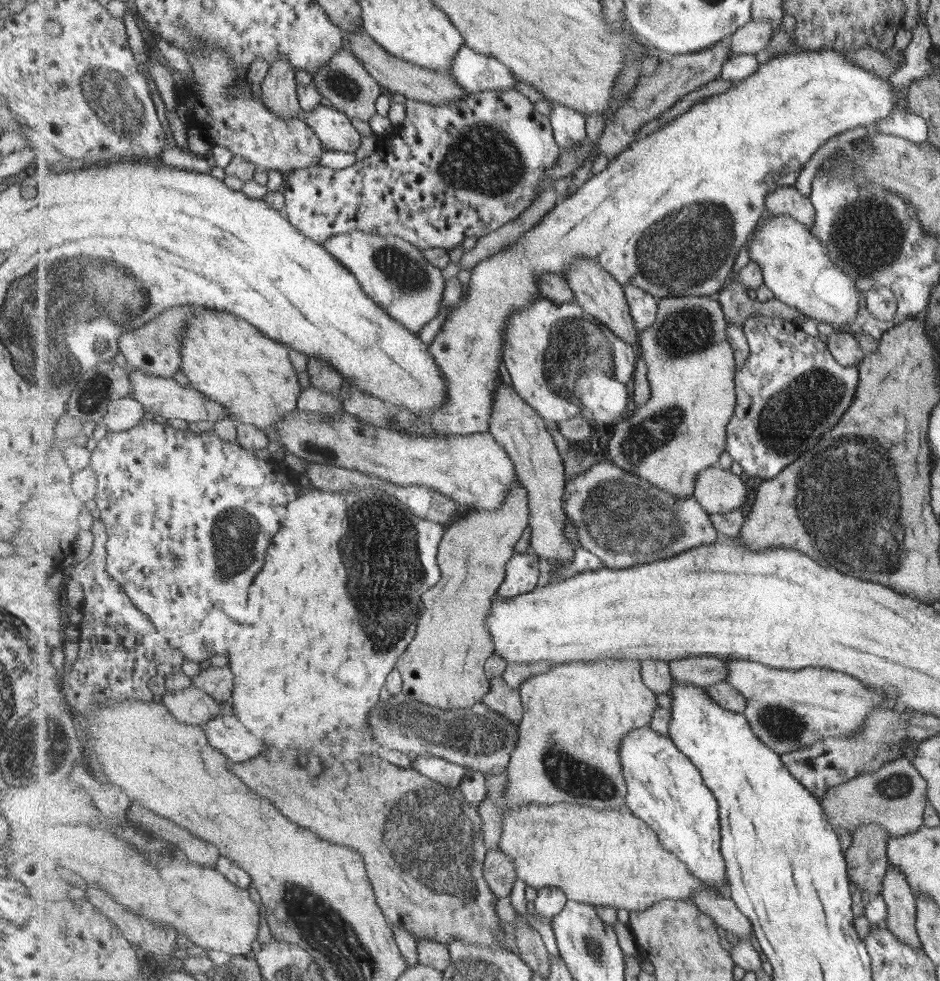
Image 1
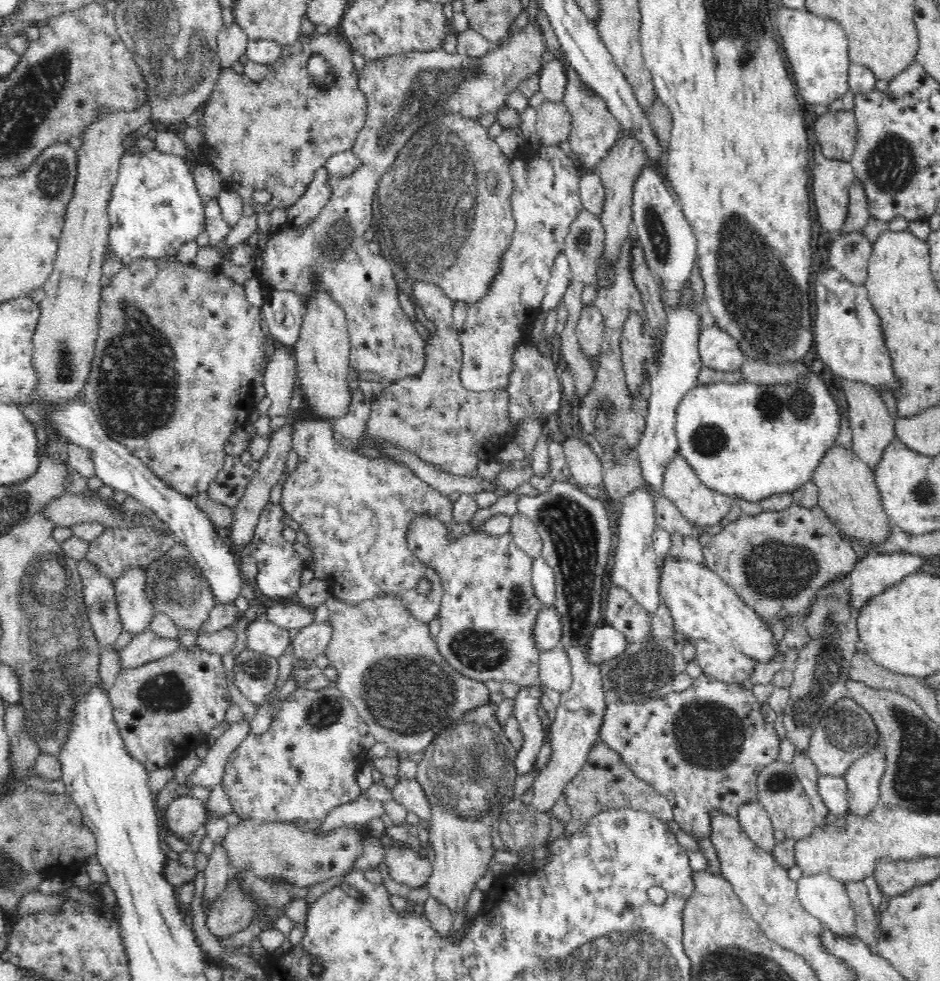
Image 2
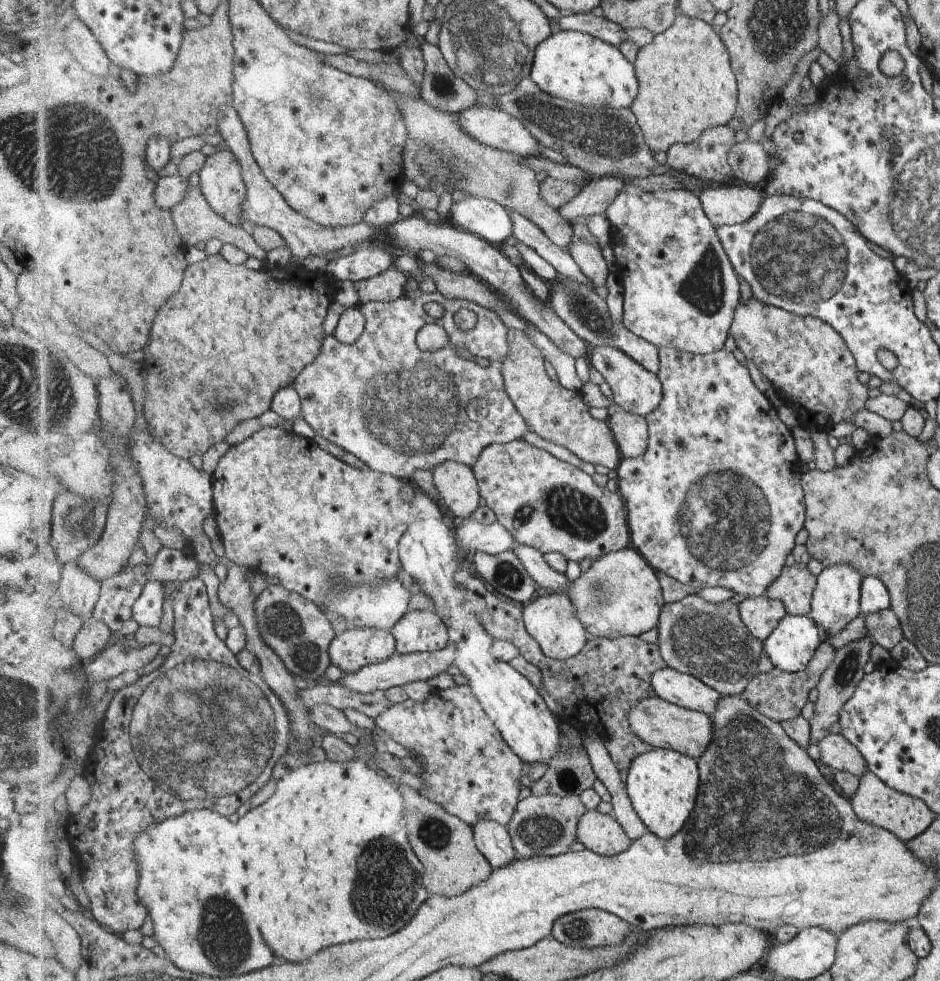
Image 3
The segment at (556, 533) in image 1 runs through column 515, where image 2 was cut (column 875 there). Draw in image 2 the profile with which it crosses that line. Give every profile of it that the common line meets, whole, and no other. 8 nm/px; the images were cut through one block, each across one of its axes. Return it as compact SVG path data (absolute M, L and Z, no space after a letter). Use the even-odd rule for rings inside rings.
M836 377L839 377L850 407L848 408L849 428L852 432L850 448L860 461L868 464L868 467L874 470L877 463L880 463L885 446L888 446L888 442L896 438L894 418L890 417L890 412L888 412L888 408L880 396L881 392L876 391L874 386L867 382L858 382L852 378Z

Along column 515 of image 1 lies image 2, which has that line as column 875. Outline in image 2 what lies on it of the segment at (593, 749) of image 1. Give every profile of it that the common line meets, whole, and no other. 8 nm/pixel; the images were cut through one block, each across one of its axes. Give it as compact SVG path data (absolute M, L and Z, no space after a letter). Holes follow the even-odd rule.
M884 748L868 752L844 774L847 782L847 814L867 817L879 799L880 774L884 772Z

